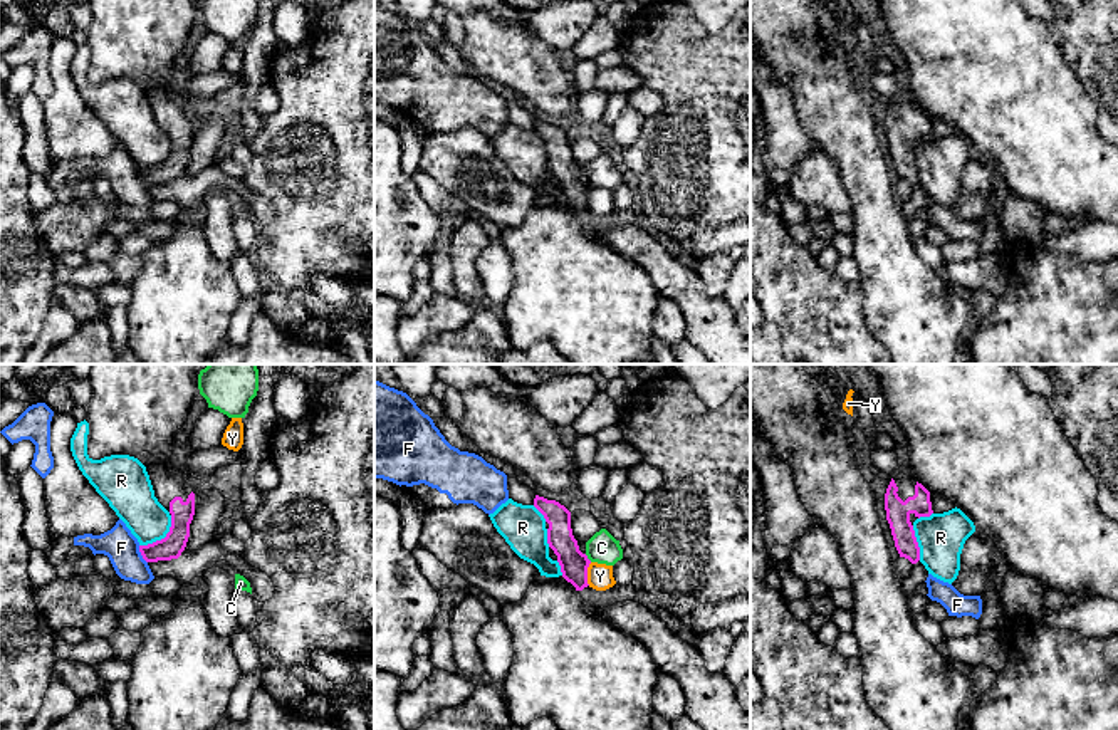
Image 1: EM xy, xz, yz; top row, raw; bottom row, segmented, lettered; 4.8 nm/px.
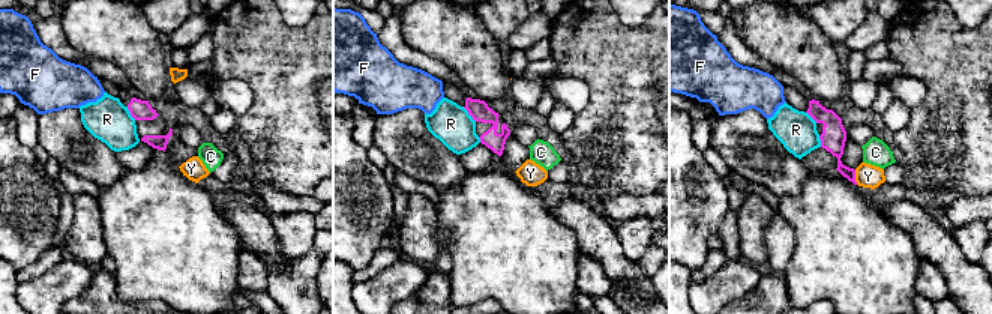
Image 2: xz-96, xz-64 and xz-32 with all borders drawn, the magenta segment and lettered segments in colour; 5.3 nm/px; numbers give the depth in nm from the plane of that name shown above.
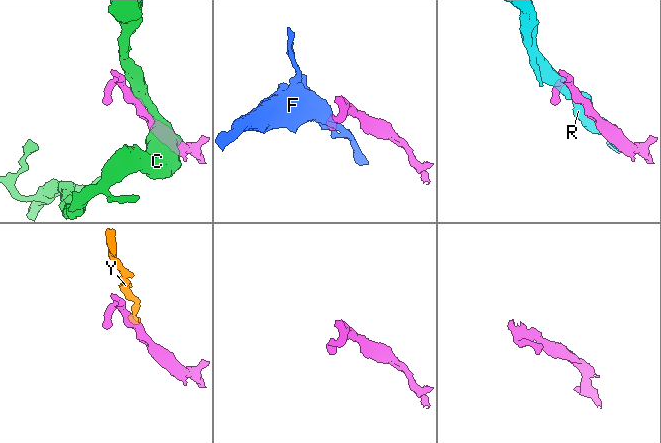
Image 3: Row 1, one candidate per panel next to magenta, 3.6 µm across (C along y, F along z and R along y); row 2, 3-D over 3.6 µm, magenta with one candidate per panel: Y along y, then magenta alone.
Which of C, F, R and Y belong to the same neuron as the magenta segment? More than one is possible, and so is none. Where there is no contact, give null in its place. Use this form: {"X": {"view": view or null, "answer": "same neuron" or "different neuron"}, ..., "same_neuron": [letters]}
{"C": {"view": "xz", "answer": "different neuron"}, "F": {"view": "xy", "answer": "different neuron"}, "R": {"view": "xy", "answer": "different neuron"}, "Y": {"view": "xz", "answer": "different neuron"}, "same_neuron": []}

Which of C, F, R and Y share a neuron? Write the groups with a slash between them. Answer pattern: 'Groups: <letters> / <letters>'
Groups: C / F / R / Y

